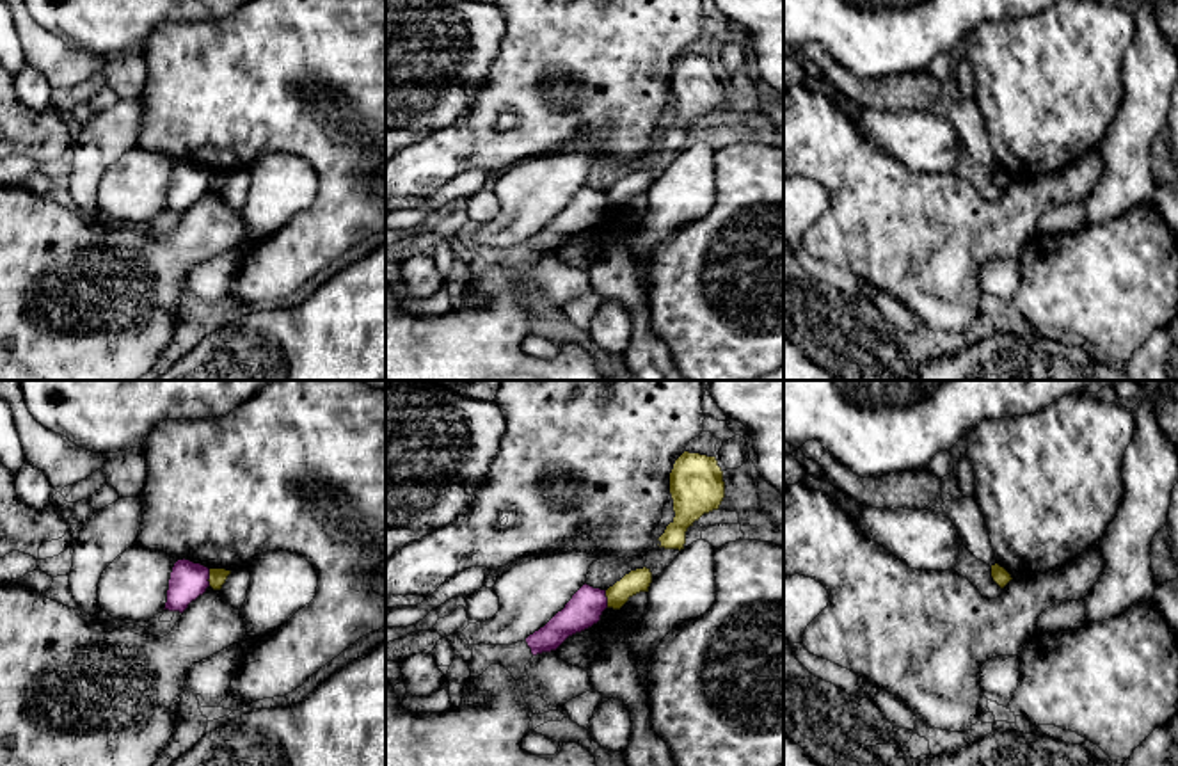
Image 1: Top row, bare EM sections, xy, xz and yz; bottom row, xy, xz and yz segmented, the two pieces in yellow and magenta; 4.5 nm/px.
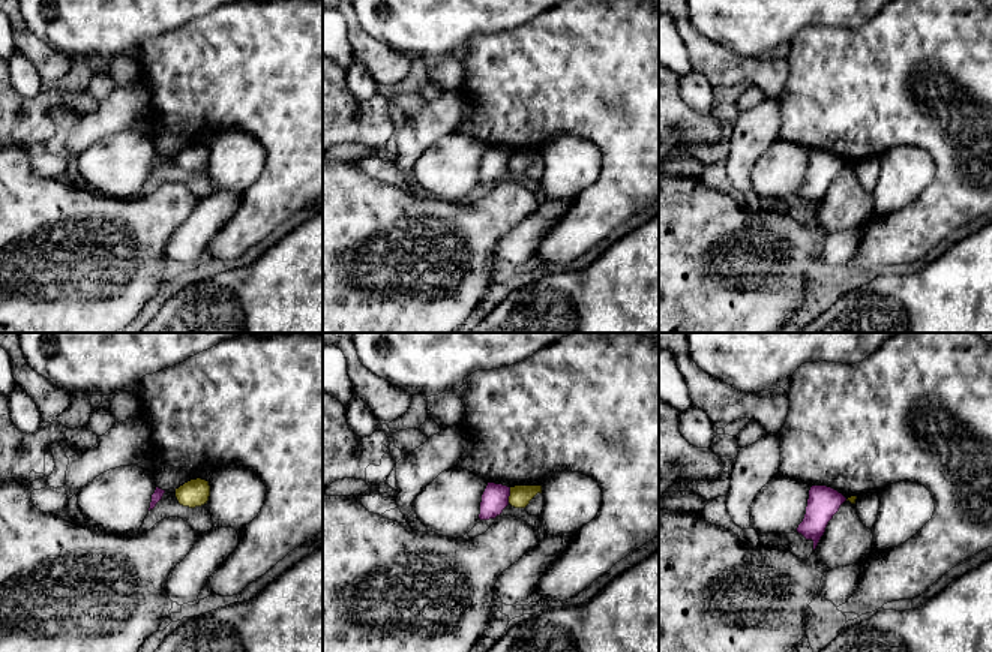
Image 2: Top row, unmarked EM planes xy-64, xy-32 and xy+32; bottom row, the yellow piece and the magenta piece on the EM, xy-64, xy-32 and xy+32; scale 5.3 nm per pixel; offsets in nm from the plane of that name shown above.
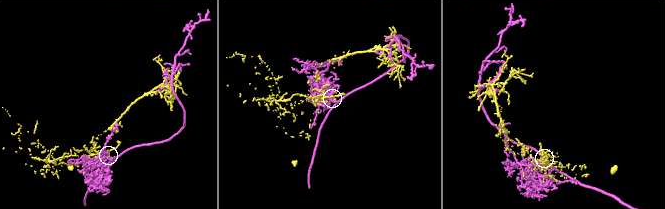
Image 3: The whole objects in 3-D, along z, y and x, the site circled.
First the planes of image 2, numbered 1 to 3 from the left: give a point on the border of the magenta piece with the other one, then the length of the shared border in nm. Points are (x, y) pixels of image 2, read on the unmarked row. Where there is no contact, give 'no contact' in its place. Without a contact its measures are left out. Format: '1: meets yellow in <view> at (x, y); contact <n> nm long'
1: no contact
2: meets yellow in xy-32 at (511, 159); contact 90 nm long
3: no contact

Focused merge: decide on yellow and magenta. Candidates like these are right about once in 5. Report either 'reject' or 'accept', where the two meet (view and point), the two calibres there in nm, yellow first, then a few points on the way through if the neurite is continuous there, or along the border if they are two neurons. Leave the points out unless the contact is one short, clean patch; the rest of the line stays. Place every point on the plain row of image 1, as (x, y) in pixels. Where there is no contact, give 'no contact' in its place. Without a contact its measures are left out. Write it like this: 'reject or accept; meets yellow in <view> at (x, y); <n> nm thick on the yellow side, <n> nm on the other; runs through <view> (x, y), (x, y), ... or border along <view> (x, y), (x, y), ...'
reject; meets yellow in xy at (210, 180); 80 nm thick on the yellow side, 170 nm on the other

